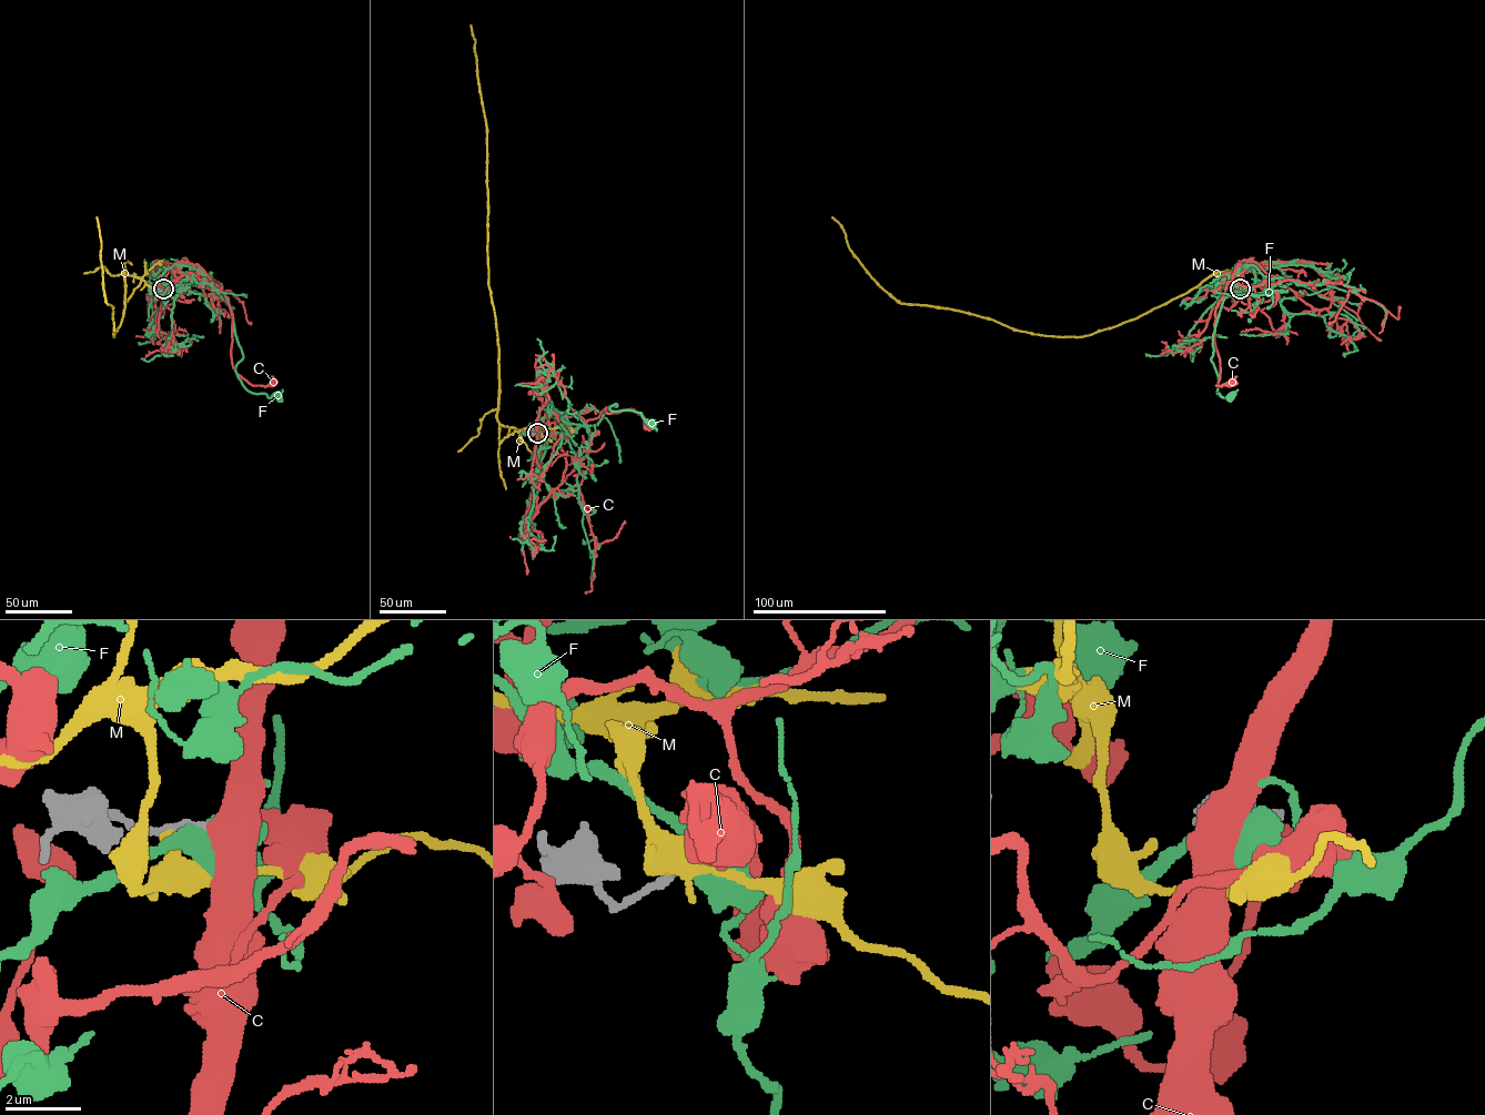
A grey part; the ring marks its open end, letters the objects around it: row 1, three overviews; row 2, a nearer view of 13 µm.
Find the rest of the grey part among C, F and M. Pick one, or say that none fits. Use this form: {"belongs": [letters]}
{"belongs": ["C"]}

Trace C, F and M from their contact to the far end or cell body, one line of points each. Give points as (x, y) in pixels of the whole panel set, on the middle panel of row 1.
C: (537, 433), (545, 424), (574, 415), (585, 423), (597, 417), (606, 407), (607, 413), (634, 409), (646, 424)
F: (536, 433), (542, 448), (554, 446), (581, 425), (596, 425), (614, 404), (612, 411), (638, 412), (650, 423)
M: (535, 434), (534, 428), (516, 431), (502, 426), (497, 419), (498, 345), (488, 286), (486, 123), (471, 26)

